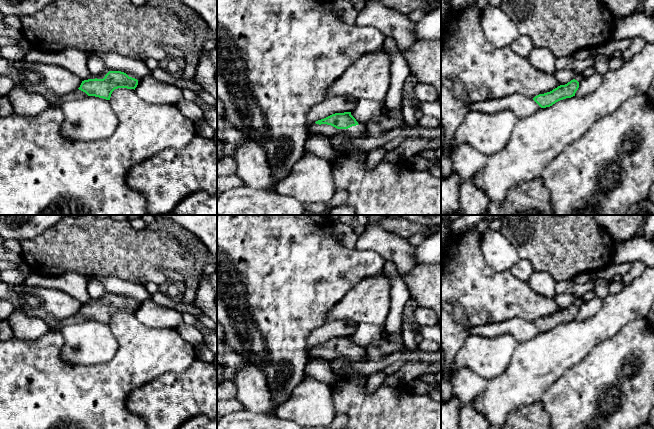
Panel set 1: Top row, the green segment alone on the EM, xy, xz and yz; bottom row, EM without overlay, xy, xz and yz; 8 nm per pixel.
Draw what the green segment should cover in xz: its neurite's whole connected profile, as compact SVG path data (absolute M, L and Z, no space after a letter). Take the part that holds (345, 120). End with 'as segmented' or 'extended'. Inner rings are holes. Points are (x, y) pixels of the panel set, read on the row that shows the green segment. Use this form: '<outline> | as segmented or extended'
M351 112L335 113L316 121L309 129L309 133L320 133L329 138L344 135L349 138L366 138L365 126L358 124Z | extended

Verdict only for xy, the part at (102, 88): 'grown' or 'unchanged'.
grown

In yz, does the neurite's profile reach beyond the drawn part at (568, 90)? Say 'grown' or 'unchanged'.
grown

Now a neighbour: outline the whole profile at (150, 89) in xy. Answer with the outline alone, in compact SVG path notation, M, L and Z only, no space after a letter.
M152 75L138 80L135 92L142 100L150 104L176 105L183 99L182 89L171 83L161 81Z

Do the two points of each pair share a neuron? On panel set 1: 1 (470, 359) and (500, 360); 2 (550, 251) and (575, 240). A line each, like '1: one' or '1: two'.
1: one
2: one

